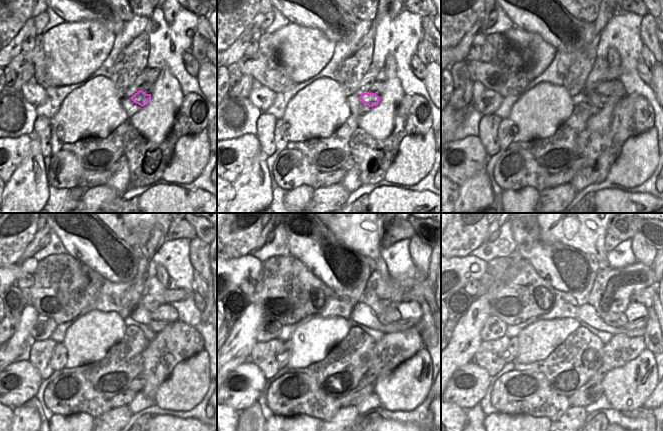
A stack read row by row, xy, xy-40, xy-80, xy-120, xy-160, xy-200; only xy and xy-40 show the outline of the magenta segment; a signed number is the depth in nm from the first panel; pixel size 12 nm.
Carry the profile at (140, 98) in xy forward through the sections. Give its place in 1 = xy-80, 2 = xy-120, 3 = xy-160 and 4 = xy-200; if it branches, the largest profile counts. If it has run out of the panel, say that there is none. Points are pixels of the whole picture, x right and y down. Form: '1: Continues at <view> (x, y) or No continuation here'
1: Continues at xy-80 (598, 100)
2: Continues at xy-120 (156, 326)
3: Continues at xy-160 (402, 325)
4: Continues at xy-200 (640, 323)

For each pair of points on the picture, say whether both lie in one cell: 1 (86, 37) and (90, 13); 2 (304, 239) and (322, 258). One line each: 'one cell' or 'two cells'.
1: two cells
2: one cell

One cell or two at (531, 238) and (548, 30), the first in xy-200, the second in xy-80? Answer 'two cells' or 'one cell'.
one cell

